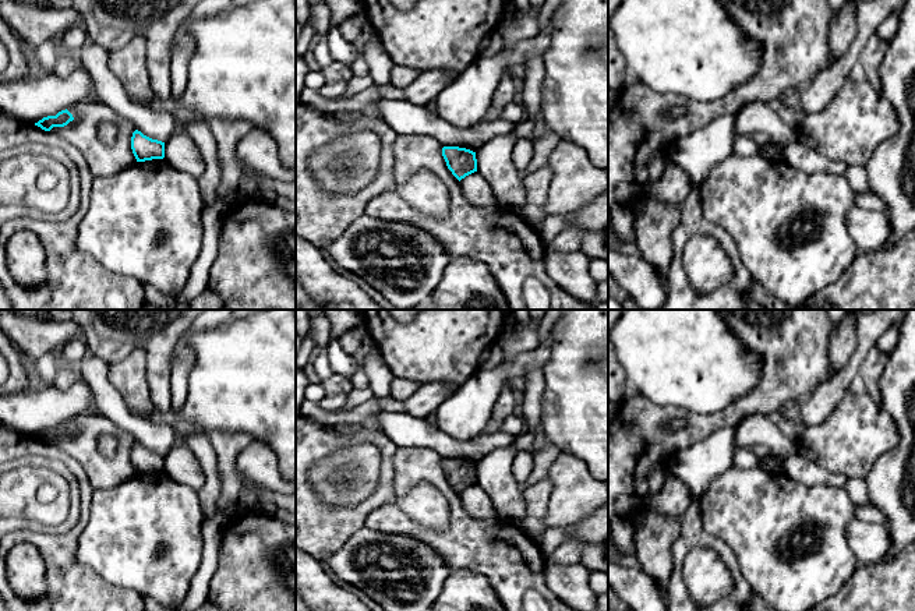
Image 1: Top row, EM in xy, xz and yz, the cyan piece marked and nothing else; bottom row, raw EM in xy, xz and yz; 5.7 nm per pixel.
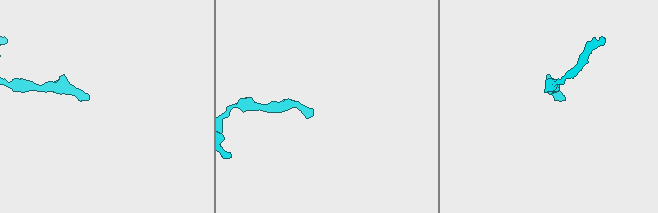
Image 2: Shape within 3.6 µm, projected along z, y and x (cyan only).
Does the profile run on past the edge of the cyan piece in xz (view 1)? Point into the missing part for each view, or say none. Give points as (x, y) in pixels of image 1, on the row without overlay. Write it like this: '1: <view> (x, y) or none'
1: none

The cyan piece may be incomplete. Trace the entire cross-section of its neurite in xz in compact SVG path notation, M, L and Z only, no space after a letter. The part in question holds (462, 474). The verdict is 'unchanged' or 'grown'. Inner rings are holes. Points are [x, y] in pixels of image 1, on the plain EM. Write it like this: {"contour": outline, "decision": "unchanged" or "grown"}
{"contour": "M444 459L442 469L448 481L459 494L466 488L477 484L476 465L470 462L459 459Z", "decision": "unchanged"}

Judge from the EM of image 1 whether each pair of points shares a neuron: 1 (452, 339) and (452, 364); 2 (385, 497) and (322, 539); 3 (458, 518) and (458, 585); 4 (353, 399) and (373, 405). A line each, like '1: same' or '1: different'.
1: same
2: same
3: different
4: different

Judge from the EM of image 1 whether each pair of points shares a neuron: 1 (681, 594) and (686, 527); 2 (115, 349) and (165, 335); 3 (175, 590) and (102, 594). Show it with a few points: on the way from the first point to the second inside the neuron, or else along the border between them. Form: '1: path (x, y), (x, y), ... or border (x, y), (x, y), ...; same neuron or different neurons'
1: path (677, 578), (678, 554), (682, 544); same neuron
2: path (127, 336), (152, 335); same neuron
3: border (106, 581), (119, 587), (134, 589), (142, 596); different neurons

